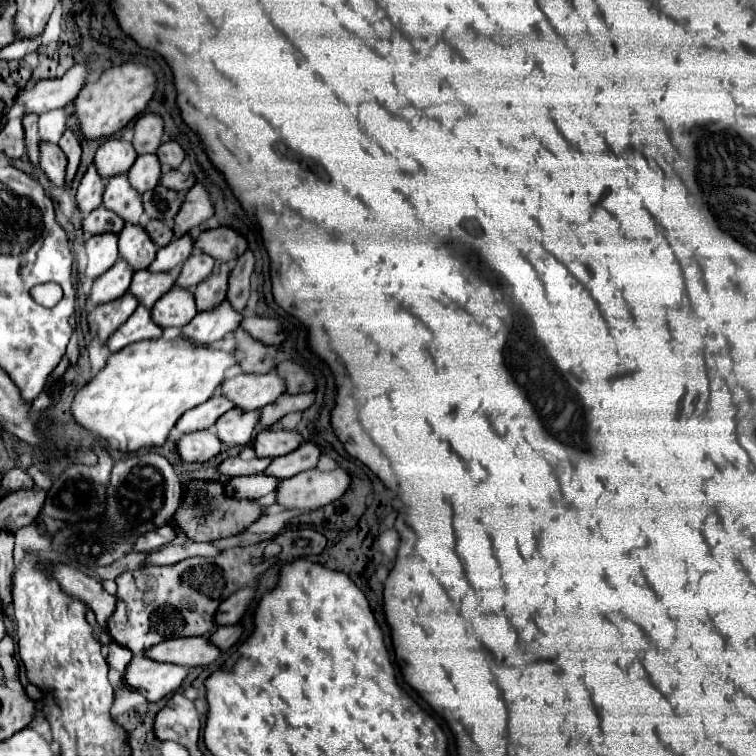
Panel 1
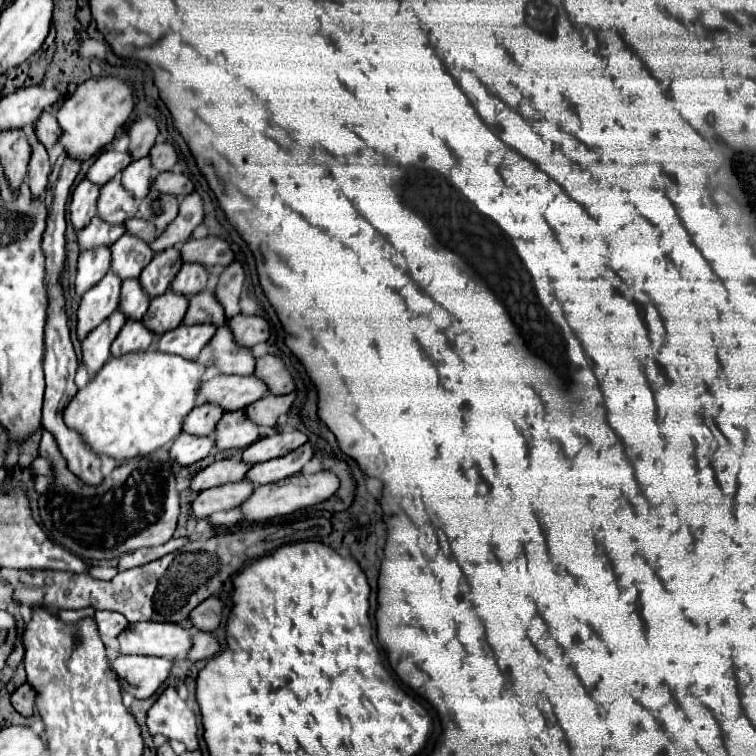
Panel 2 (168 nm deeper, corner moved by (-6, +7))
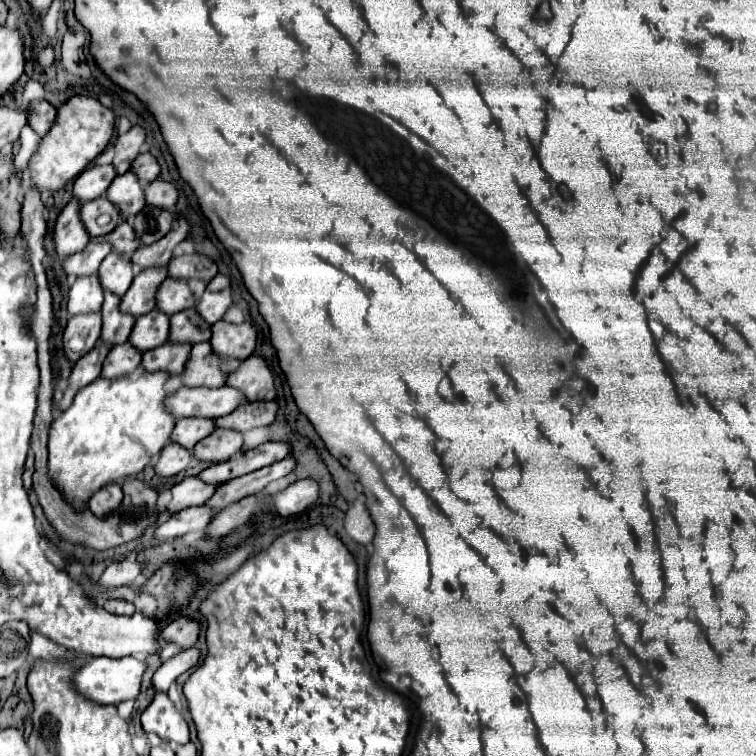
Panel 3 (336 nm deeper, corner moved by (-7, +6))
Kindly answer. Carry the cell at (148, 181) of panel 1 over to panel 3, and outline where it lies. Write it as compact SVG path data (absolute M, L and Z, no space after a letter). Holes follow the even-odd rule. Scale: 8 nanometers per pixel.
M132 171L118 175L112 181L112 185L106 191L106 197L112 205L118 207L124 221L144 207L144 187L140 185Z

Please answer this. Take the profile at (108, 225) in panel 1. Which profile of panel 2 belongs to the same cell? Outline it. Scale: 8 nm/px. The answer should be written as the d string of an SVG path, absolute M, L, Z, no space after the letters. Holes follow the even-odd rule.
M95 216L83 230L77 232L77 238L79 238L79 246L87 250L101 244L111 246L123 234L125 234L125 224L109 224L103 222L99 216Z

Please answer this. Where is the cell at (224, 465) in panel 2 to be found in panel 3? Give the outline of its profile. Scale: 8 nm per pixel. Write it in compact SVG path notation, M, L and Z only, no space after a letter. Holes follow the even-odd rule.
M186 477L182 483L174 485L170 489L172 493L172 501L166 505L166 509L170 513L178 513L186 507L196 507L196 505L204 505L212 495L214 495L216 487L208 485L208 483L202 483L200 479L196 477Z

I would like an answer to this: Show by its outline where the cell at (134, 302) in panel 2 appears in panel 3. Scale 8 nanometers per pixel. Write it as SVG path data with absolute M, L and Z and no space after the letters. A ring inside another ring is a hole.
M106 293L104 295L104 305L102 305L102 333L100 333L100 343L106 343L110 347L126 343L128 335L134 327L134 317L124 315L120 311L120 297Z

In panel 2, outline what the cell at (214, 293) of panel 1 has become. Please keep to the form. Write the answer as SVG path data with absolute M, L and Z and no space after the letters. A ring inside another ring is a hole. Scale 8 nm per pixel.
M203 290L189 298L189 310L183 318L183 324L197 324L197 322L213 322L221 326L225 322L223 306L215 300L213 290Z

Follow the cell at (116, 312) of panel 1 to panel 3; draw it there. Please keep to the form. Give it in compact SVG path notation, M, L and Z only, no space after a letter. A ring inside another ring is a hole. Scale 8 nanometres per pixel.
M98 345L94 347L88 355L84 355L70 371L70 379L68 379L68 385L72 389L80 389L88 383L92 383L94 379L100 377L100 369L102 369L102 361L104 357L108 355L110 347L104 347L104 345Z

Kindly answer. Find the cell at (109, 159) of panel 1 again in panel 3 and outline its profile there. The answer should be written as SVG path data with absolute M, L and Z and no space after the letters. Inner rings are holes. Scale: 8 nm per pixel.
M94 165L94 167L88 167L74 181L72 195L76 199L80 199L80 203L98 199L98 197L102 197L106 193L106 189L108 189L108 185L112 183L114 177L116 177L116 173L114 173L112 165L102 165L102 167Z

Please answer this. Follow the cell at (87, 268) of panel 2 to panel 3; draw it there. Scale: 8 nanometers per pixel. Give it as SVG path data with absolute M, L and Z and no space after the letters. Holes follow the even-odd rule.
M96 275L80 277L74 281L68 293L68 315L82 315L82 313L96 313L102 309L104 291Z

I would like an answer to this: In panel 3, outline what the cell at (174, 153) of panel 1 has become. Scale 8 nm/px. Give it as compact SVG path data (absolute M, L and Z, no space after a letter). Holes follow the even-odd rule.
M146 151L146 153L140 153L134 161L132 161L132 167L130 171L140 179L140 183L144 185L144 181L154 181L158 175L160 175L160 165L158 161Z

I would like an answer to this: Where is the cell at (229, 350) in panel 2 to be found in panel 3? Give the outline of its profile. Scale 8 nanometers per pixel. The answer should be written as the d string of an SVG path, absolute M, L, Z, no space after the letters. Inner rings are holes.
M196 343L182 375L184 387L222 387L226 373L220 371L220 357L214 355L210 343Z

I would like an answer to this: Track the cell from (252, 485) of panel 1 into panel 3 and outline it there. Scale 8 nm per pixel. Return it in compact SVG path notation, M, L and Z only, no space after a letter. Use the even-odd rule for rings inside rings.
M206 505L200 507L188 507L184 511L174 513L166 523L158 525L154 531L154 537L158 541L170 541L176 537L182 537L192 531L202 531L212 519L212 511Z

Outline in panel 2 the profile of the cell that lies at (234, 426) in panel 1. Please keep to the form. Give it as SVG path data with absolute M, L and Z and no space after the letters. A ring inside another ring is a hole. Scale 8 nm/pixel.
M245 410L225 412L217 424L215 444L219 450L247 448L257 440L259 440L259 426L255 422L249 422Z

